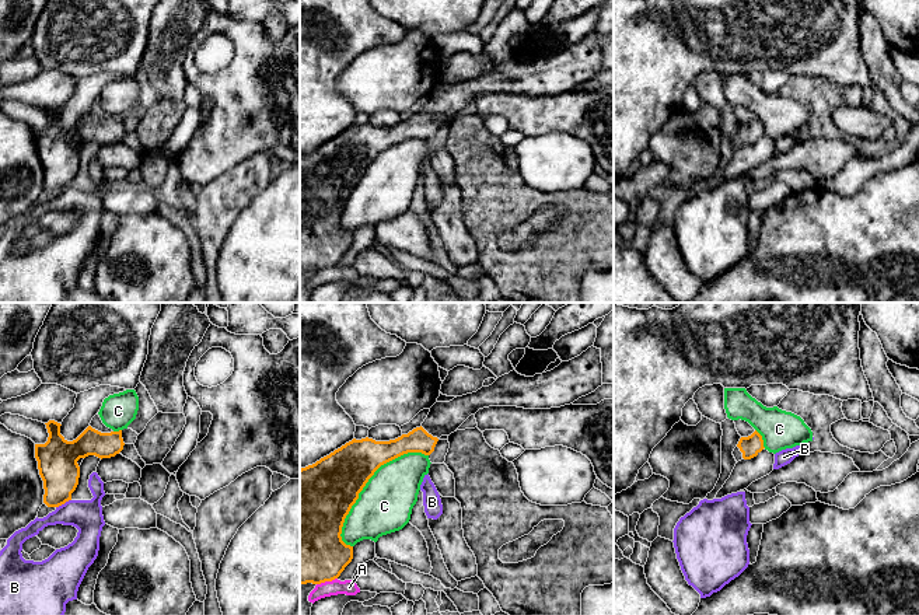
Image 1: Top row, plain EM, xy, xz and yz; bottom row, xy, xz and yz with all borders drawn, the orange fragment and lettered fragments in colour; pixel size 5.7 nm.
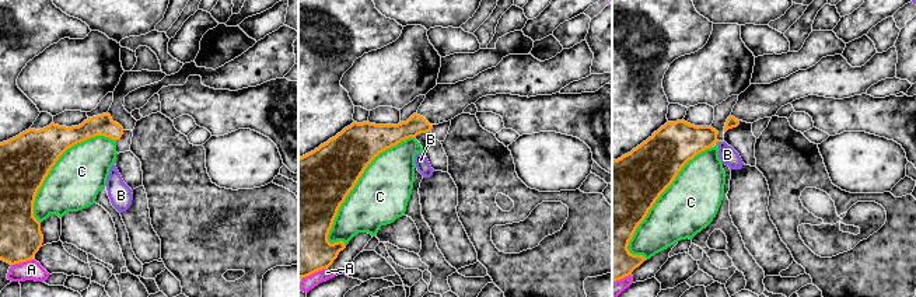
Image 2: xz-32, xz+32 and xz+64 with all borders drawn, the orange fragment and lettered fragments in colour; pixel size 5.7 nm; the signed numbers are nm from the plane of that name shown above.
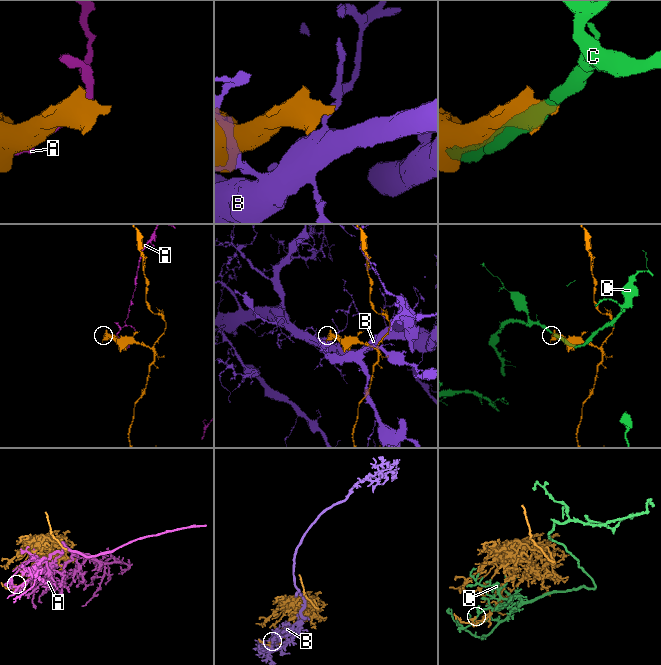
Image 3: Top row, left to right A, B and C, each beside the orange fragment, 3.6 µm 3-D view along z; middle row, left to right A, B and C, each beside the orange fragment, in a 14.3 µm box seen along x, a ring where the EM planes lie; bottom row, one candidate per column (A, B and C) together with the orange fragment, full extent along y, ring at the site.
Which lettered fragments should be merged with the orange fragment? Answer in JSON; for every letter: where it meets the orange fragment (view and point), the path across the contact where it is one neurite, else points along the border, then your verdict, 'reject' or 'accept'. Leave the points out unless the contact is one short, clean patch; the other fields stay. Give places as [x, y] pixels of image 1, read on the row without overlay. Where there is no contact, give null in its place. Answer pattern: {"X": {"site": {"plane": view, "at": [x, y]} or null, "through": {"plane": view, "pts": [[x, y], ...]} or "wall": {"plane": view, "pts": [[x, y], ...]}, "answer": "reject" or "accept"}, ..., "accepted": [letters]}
{"A": {"site": {"plane": "xz", "at": [327, 266]}, "answer": "reject"}, "B": {"site": {"plane": "xy", "at": [63, 189]}, "answer": "reject"}, "C": {"site": {"plane": "xz", "at": [367, 167]}, "answer": "reject"}, "accepted": []}

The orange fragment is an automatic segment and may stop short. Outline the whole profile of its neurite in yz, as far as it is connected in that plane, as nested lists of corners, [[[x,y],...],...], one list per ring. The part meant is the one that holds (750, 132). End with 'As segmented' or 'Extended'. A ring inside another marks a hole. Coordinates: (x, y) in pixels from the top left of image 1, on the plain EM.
[[[755,116],[748,123],[741,123],[737,133],[733,137],[735,147],[751,146],[763,136],[762,122]]]. Extended

